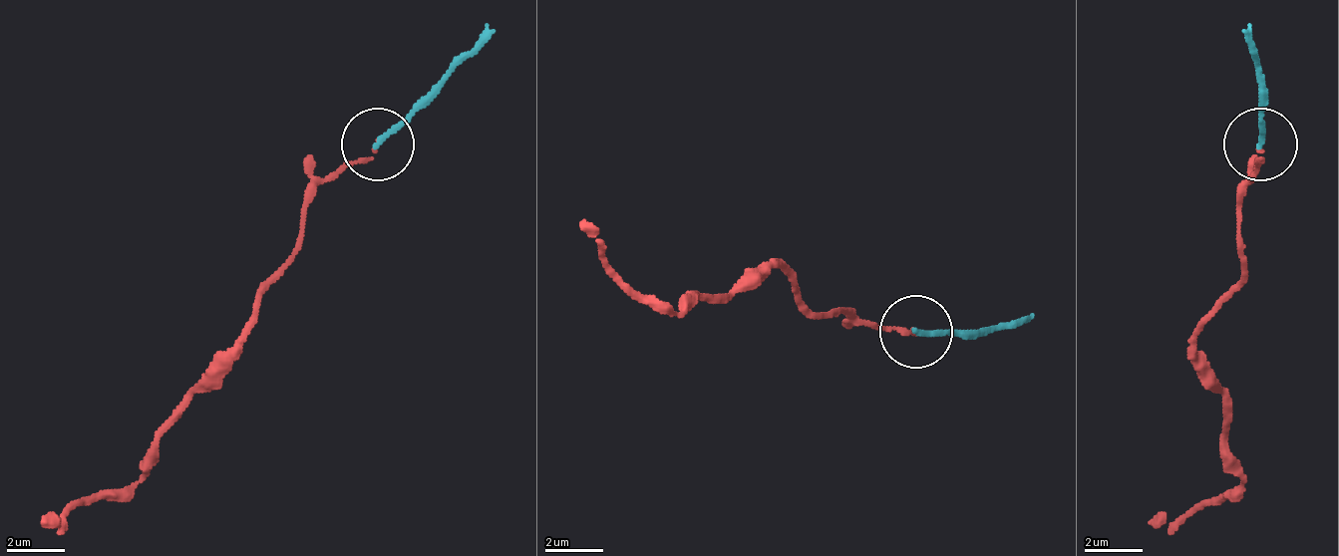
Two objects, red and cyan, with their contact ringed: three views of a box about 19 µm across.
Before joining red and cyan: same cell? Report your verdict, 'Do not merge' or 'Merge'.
Merge

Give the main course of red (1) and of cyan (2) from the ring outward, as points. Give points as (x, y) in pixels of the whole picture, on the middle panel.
1: (914, 333), (812, 311), (776, 268), (732, 297), (688, 297), (674, 311), (600, 253), (586, 216)
2: (914, 333), (994, 333), (1024, 319)

